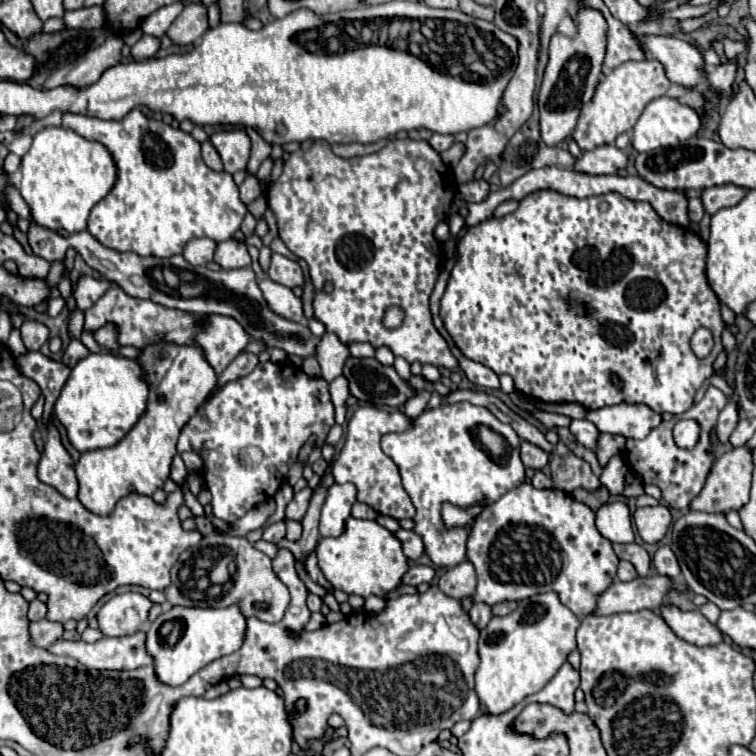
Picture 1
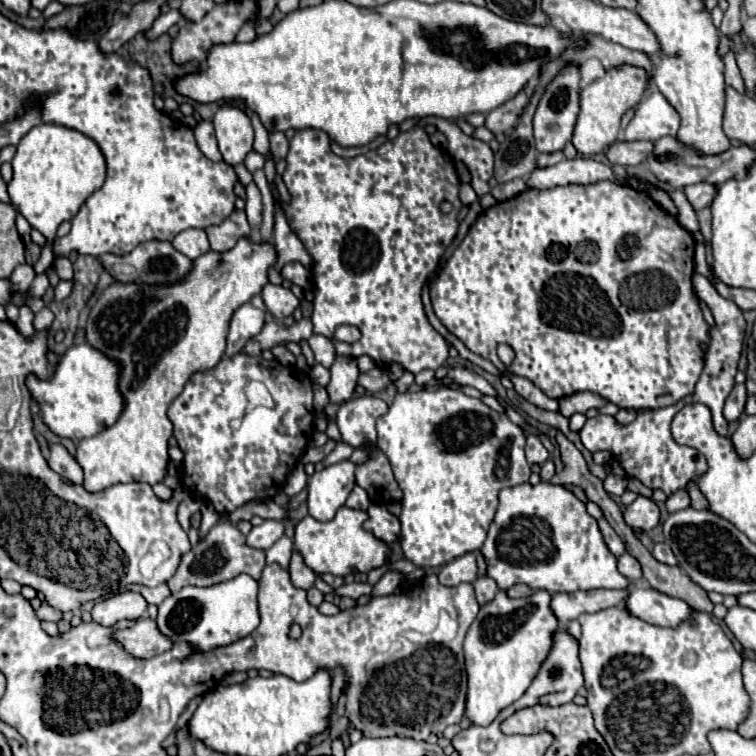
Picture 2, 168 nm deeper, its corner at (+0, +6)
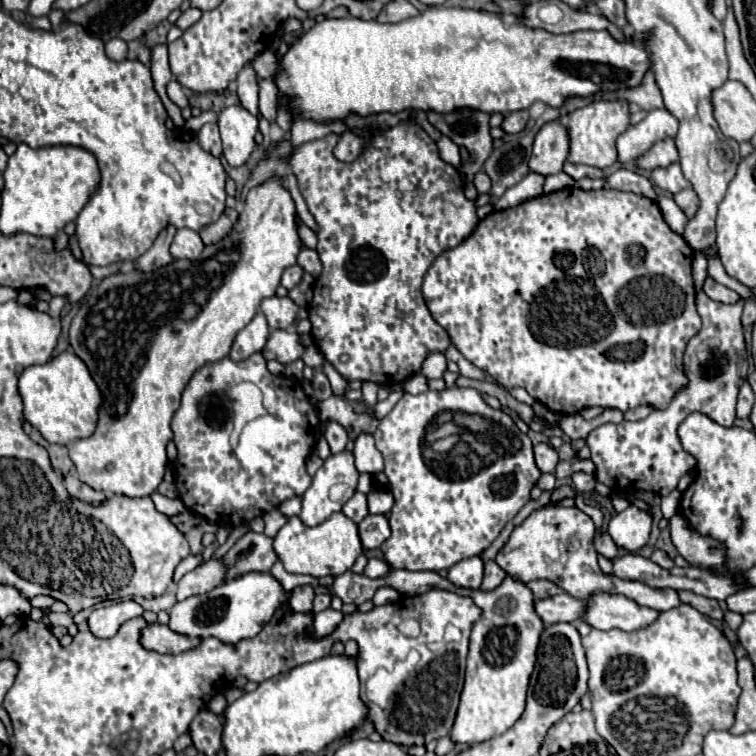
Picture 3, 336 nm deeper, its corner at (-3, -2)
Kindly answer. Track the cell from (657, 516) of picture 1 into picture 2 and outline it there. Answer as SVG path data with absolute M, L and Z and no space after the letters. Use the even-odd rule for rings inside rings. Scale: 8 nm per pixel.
M638 496L630 506L624 508L624 522L634 530L652 530L660 522L660 510L654 500Z

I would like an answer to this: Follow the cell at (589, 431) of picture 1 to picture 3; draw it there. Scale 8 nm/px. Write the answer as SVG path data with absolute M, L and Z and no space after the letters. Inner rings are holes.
M703 292L697 294L697 312L703 320L703 328L687 344L683 364L689 378L687 388L673 398L665 410L653 410L645 420L603 424L587 436L591 448L591 460L595 464L595 478L615 492L647 490L659 496L667 496L677 488L677 482L697 466L697 460L681 448L677 438L677 426L691 414L701 412L721 426L733 426L735 402L743 380L747 378L747 352L741 324L743 302L719 304Z

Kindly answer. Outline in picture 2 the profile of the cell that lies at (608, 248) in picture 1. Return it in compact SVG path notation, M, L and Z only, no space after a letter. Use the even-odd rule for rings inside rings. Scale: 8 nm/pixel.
M602 180L596 184L568 184L568 186L548 188L548 190L530 188L518 194L516 198L510 198L508 202L496 202L496 206L484 210L478 216L478 222L470 226L466 238L456 248L452 258L446 262L438 278L432 282L430 300L438 320L456 338L460 338L470 352L490 360L502 374L510 372L528 378L550 398L564 398L588 390L600 394L602 398L606 398L608 402L620 408L648 410L648 408L662 408L668 404L676 404L684 396L692 394L692 388L700 378L700 368L704 366L704 360L700 360L700 352L702 352L702 344L708 344L710 340L708 336L710 326L706 324L698 300L692 294L692 272L694 272L692 234L686 232L674 216L664 212L660 204L648 196L648 192L634 190L632 186L622 186L610 180ZM586 246L592 246L594 254L586 252ZM502 342L510 344L516 354L510 366L502 364L502 360L496 354L496 346Z

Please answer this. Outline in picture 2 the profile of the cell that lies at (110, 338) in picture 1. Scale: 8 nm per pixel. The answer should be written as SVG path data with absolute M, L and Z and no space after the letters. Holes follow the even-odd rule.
M248 236L240 238L234 248L226 252L206 252L192 260L190 272L174 284L142 284L118 282L106 286L94 300L86 320L86 342L120 364L118 390L124 398L120 418L92 438L84 438L76 446L76 460L84 470L84 488L100 492L120 482L156 484L166 476L168 438L172 436L172 422L168 420L170 402L182 392L188 376L200 368L214 368L226 350L226 334L232 314L242 304L248 304L268 284L268 270L276 264L278 252L272 242L252 242Z

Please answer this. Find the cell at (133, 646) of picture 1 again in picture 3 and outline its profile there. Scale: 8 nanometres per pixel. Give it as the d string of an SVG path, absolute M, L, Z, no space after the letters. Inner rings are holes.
M149 624L147 628L143 628L139 642L143 644L143 648L147 648L151 652L179 654L179 652L185 652L189 648L195 648L199 644L199 638L195 640L195 638L177 634L163 624Z

